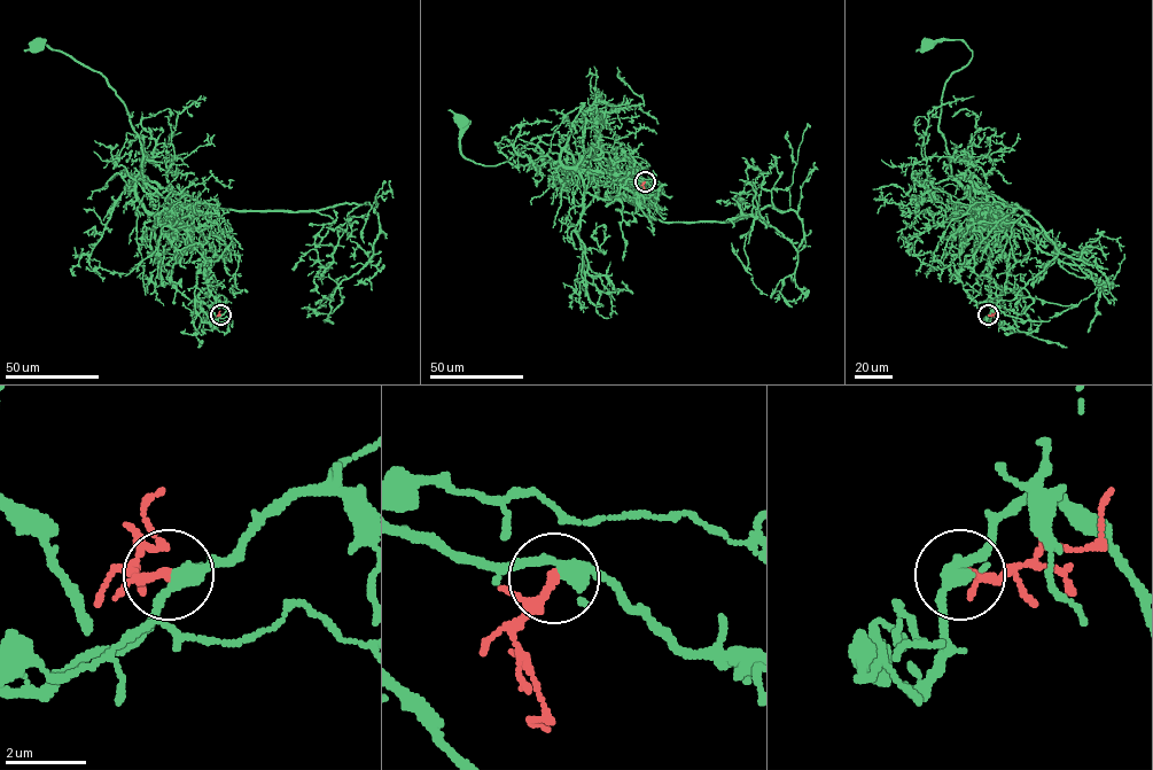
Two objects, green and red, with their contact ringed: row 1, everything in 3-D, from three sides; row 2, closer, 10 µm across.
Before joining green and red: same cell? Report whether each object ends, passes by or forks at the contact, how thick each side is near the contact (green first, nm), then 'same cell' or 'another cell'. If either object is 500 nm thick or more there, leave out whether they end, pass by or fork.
green passes by | red passes by | 340/180 nm | another cell

